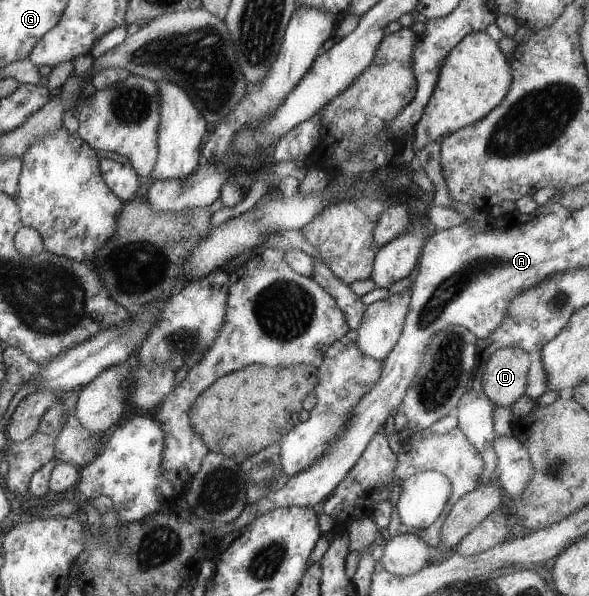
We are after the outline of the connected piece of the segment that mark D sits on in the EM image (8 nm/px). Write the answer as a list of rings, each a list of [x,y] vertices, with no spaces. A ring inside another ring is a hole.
[[[518,348],[496,350],[486,360],[482,385],[492,405],[511,408],[525,395],[529,367],[529,354]]]

